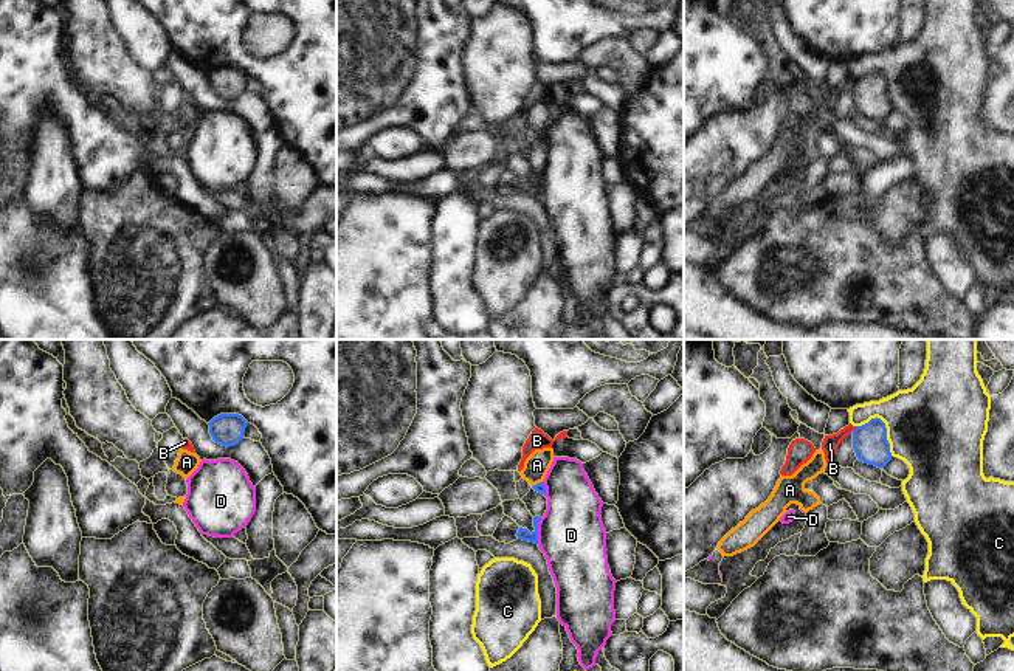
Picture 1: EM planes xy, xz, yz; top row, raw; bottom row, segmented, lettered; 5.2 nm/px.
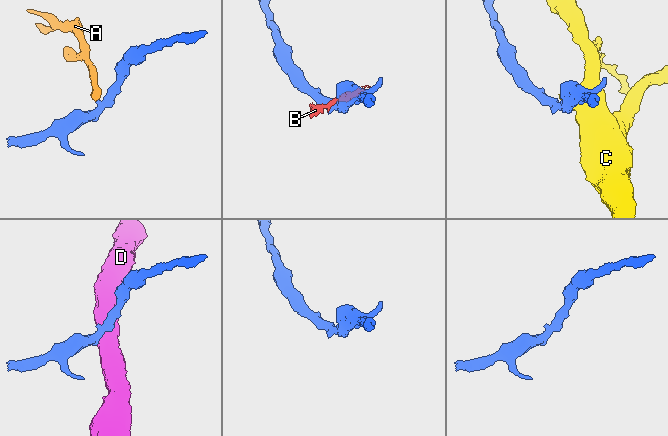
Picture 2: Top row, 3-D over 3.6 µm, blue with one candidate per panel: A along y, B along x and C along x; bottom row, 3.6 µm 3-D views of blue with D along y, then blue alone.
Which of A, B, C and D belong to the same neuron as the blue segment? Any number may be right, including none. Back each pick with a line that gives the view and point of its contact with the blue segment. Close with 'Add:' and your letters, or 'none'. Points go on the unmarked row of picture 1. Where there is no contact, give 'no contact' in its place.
Add: none

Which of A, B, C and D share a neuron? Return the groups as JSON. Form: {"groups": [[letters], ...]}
{"groups": [["A", "B"], ["C"], ["D"]]}

